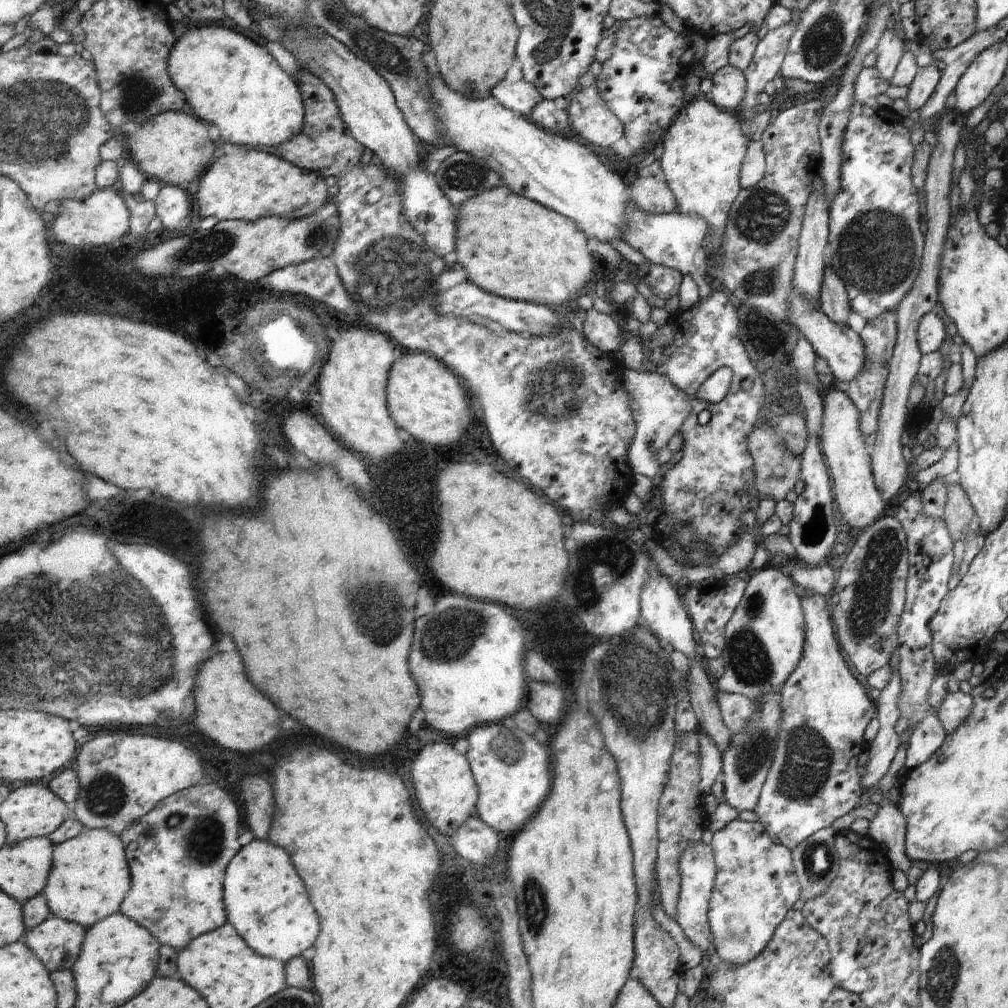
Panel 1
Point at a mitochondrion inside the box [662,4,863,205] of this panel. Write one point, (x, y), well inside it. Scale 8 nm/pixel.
(822, 43)

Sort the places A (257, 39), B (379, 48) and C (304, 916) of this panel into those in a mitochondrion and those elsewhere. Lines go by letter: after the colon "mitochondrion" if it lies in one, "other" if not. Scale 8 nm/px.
A: other
B: mitochondrion
C: other

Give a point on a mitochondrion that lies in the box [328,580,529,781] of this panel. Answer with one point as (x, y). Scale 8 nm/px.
(448, 636)

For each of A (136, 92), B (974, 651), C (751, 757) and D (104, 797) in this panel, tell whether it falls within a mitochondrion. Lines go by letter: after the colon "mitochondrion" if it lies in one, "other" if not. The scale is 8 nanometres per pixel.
A: mitochondrion
B: other
C: mitochondrion
D: mitochondrion

